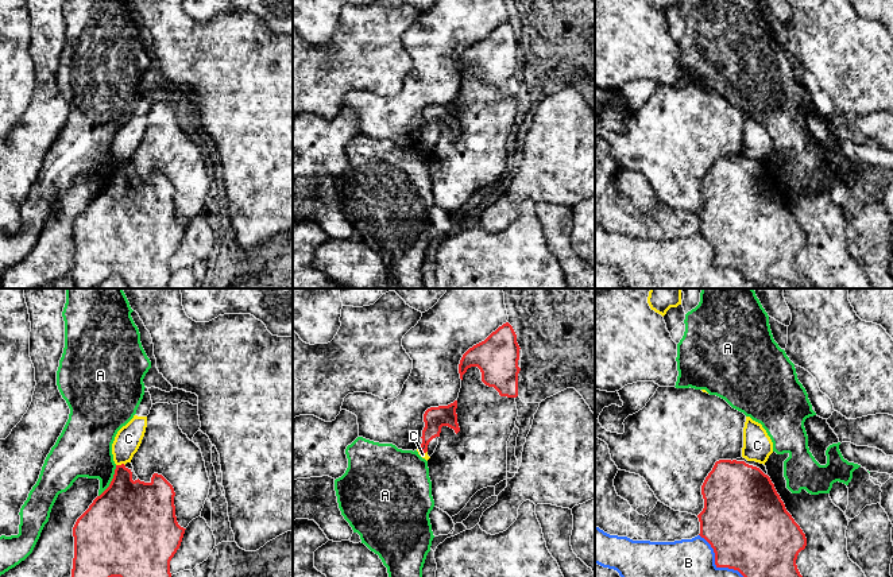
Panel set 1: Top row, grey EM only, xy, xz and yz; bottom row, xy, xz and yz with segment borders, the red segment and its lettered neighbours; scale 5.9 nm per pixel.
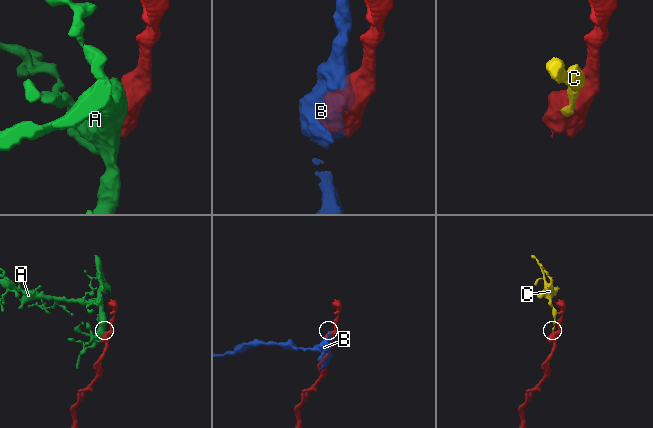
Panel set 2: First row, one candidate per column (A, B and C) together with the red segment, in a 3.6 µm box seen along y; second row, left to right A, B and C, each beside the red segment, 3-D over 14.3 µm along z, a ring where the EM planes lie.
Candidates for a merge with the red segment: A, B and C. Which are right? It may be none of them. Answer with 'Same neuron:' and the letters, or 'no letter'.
Same neuron: no letter

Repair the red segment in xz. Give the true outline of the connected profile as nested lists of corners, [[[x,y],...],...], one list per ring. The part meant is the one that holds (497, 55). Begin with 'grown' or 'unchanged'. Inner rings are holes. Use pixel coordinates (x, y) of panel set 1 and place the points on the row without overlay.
unchanged; [[[506,20],[463,53],[459,62],[460,77],[468,66],[478,65],[486,84],[494,85],[500,94],[517,96],[519,47],[517,32]]]

